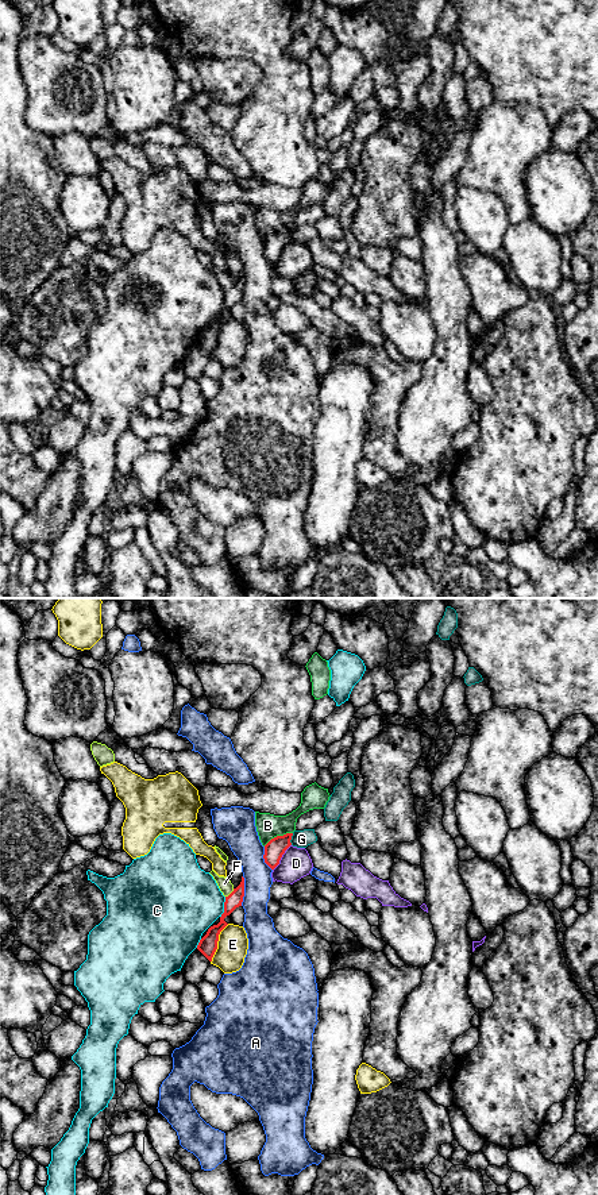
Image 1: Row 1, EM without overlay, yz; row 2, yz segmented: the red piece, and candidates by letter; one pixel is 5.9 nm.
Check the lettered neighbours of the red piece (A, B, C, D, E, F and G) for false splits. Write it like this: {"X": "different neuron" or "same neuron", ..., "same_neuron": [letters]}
{"A": "different neuron", "B": "different neuron", "C": "different neuron", "D": "different neuron", "E": "different neuron", "F": "different neuron", "G": "different neuron", "same_neuron": []}

